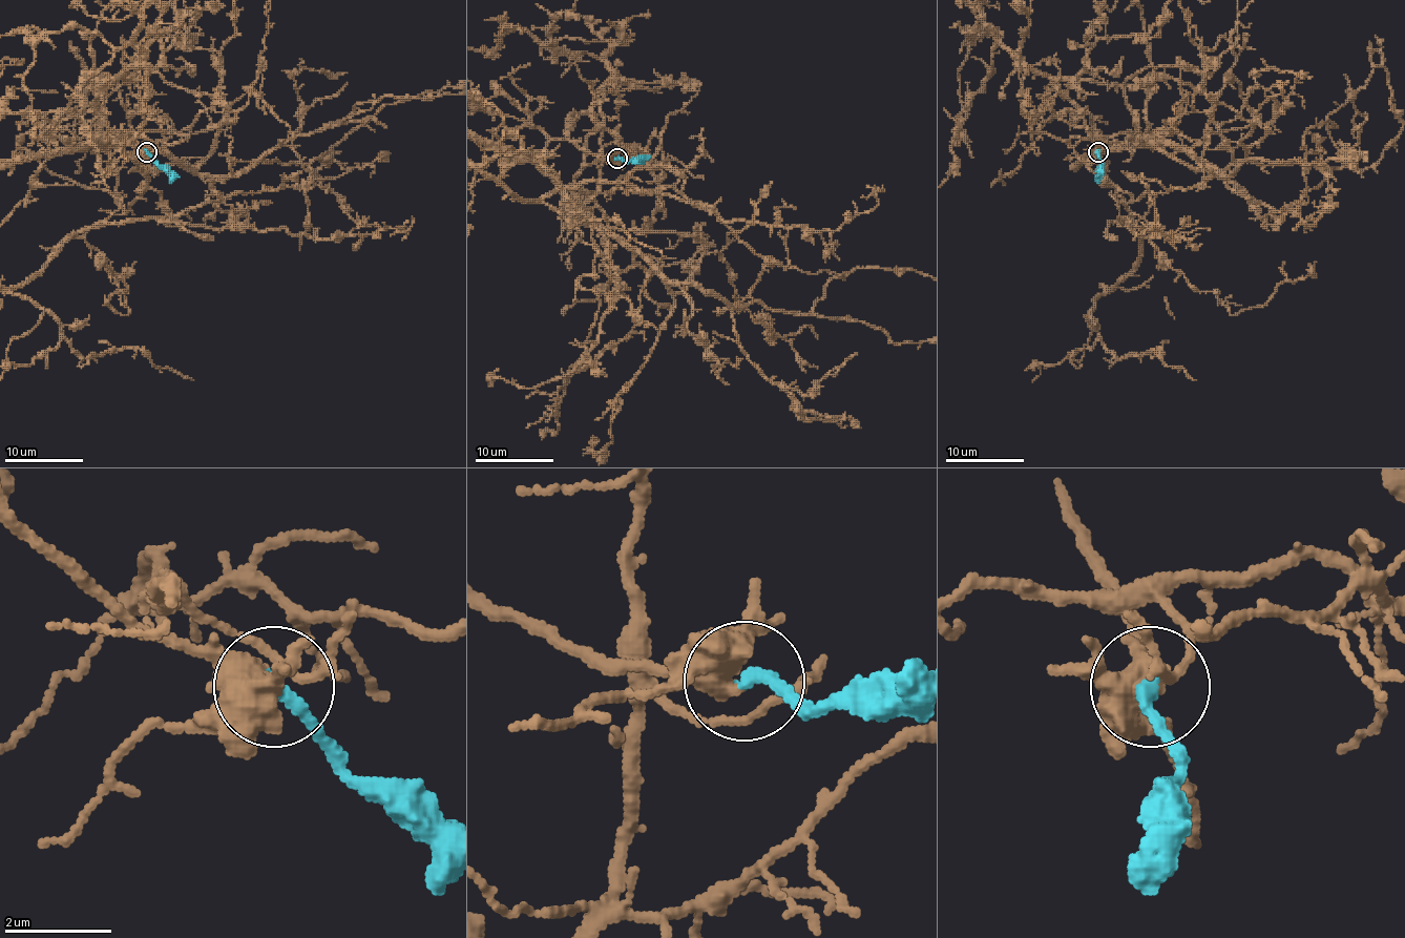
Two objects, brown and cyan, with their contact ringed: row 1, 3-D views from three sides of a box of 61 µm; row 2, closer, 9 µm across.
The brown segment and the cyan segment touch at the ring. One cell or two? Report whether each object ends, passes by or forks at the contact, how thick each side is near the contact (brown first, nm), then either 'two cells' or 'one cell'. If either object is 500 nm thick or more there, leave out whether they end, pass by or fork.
brown forks; cyan ends; calibres 320 and 260 nm; one cell

